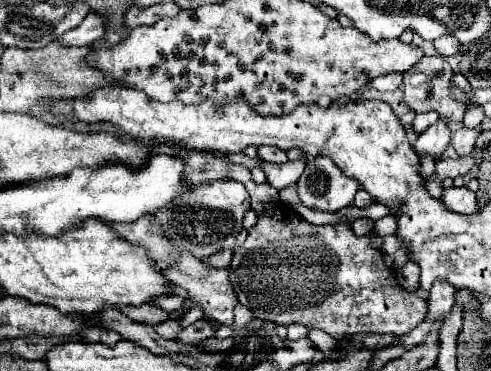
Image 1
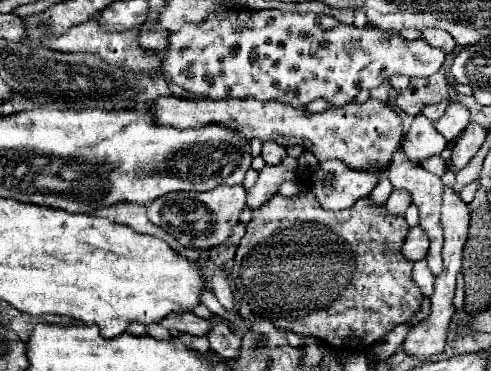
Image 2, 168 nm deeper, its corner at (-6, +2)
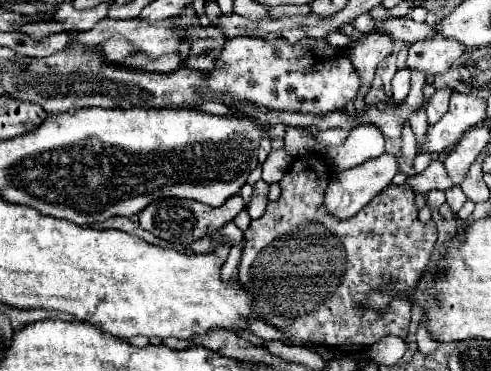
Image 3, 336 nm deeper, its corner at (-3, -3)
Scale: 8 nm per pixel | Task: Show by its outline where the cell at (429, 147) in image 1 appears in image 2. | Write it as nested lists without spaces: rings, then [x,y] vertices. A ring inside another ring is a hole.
[[[452,101],[446,109],[446,113],[436,121],[436,129],[446,137],[446,141],[454,141],[462,129],[466,129],[466,125],[470,123],[470,111],[466,105]]]

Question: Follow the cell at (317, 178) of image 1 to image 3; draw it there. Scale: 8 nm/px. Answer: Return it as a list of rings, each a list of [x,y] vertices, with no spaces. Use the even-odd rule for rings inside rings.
[[[381,154],[379,158],[373,158],[373,160],[367,160],[359,166],[353,166],[349,170],[343,170],[343,172],[337,172],[331,182],[327,184],[327,190],[325,190],[325,196],[323,196],[323,204],[327,208],[327,212],[339,220],[345,220],[353,214],[357,214],[367,202],[371,202],[385,186],[391,184],[393,176],[397,174],[397,158],[391,156],[391,154]]]

